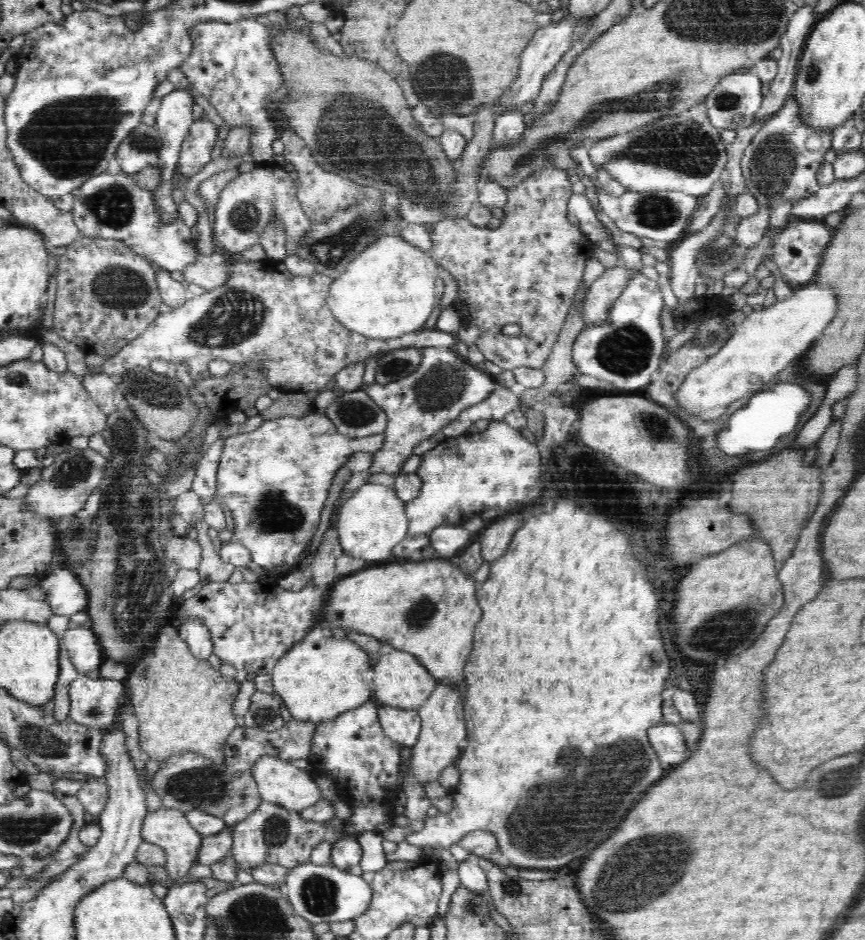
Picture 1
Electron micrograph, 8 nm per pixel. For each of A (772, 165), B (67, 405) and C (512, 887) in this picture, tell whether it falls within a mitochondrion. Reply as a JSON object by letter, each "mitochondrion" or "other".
{"A":"mitochondrion","B":"other","C":"mitochondrion"}

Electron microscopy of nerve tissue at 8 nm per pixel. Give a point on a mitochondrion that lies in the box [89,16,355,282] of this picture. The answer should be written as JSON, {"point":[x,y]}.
{"point":[244,216]}

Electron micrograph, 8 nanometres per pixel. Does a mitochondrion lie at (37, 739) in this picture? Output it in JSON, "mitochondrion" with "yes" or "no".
{"mitochondrion":"yes"}

